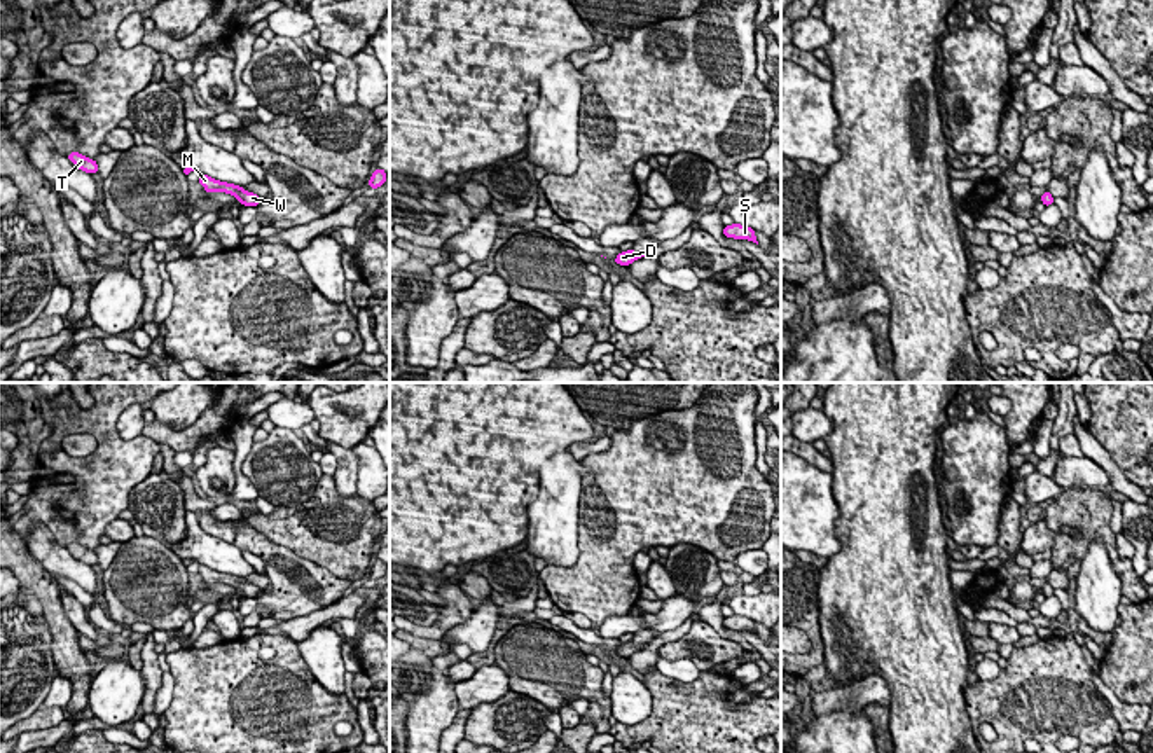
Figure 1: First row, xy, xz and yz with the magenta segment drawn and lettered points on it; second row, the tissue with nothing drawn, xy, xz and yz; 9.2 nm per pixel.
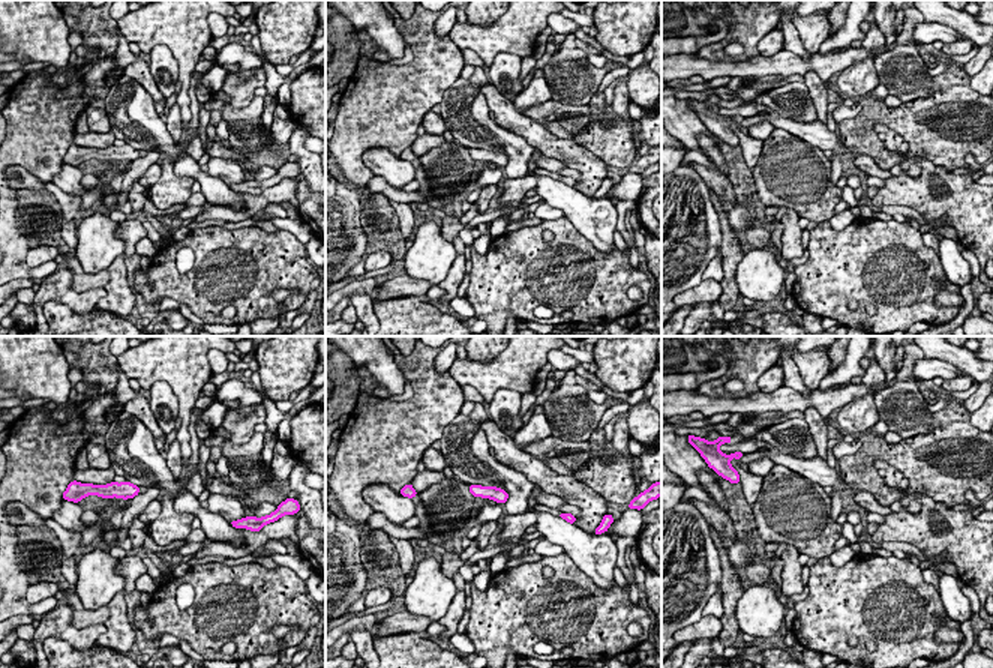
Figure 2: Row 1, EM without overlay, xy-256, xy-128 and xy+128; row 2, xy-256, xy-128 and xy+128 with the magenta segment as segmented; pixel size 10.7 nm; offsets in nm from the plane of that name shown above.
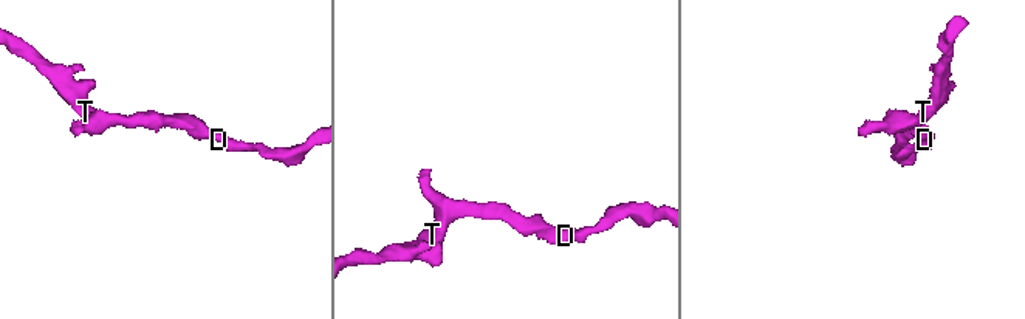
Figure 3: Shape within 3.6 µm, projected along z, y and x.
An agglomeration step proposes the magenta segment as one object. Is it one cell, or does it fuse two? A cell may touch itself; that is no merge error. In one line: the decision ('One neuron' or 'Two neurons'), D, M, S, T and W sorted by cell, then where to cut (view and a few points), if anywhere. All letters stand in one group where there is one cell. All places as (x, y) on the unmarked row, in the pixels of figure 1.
One neuron. Groups: D M S T W. No split

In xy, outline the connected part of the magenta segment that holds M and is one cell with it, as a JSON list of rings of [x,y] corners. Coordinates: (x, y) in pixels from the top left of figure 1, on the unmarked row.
[[[199,564],[197,573],[204,578],[206,584],[210,584],[210,585],[211,584],[227,584],[227,585],[238,589],[239,594],[245,598],[257,598],[262,592],[260,587],[245,582],[241,577],[220,573],[220,571],[210,570],[204,564]]]

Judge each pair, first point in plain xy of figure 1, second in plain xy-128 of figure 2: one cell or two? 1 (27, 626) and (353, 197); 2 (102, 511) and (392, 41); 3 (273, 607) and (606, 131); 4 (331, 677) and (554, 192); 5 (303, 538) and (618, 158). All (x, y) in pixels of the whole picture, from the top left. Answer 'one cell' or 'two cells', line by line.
1: two cells
2: two cells
3: two cells
4: one cell
5: one cell

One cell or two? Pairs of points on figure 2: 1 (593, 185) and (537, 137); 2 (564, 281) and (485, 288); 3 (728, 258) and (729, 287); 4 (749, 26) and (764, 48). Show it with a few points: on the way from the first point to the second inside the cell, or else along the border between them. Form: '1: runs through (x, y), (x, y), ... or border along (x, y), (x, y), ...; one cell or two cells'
1: runs through (585, 168), (567, 150), (554, 147); one cell
2: runs through (545, 281), (504, 281); one cell
3: runs through (729, 266), (729, 279); one cell
4: border along (776, 26), (759, 41), (759, 54); two cells

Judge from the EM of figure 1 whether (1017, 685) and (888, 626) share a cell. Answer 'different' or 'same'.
different

